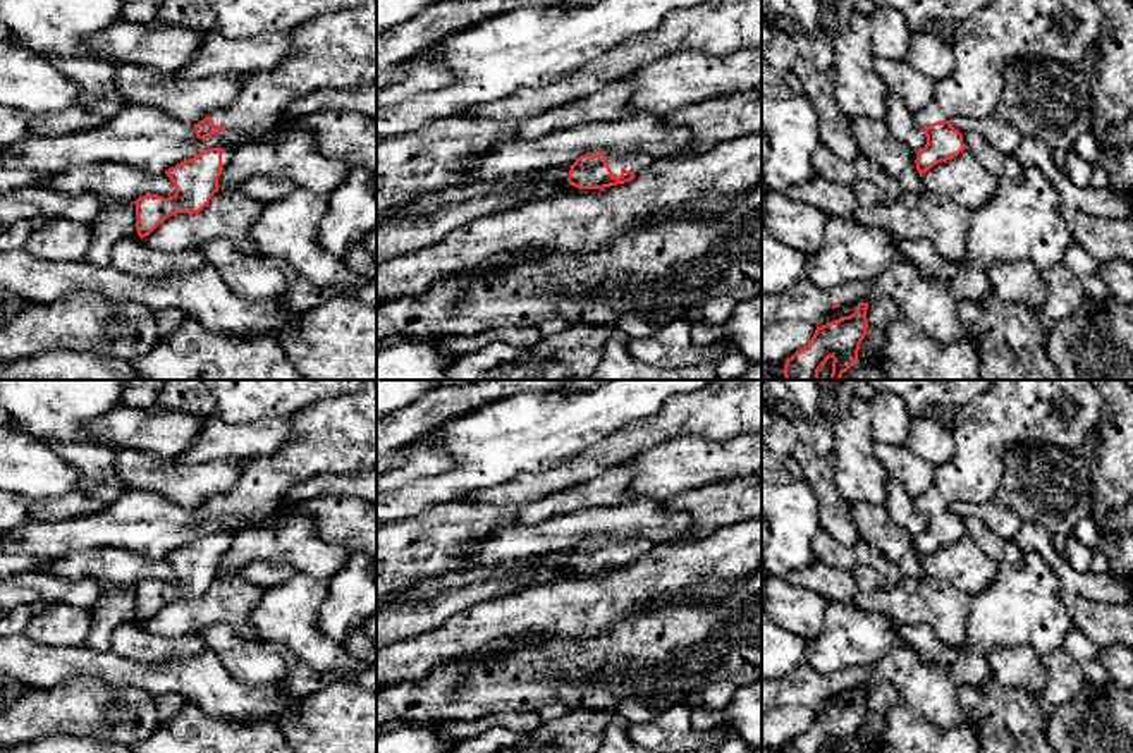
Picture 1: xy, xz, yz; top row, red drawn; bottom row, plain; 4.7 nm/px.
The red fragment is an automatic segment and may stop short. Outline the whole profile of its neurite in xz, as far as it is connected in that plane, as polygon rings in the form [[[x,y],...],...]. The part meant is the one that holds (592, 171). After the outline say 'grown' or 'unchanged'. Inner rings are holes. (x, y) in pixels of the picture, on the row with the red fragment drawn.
[[[645,153],[581,155],[569,170],[567,182],[578,189],[603,189],[633,181],[648,172],[655,156]]]; grown

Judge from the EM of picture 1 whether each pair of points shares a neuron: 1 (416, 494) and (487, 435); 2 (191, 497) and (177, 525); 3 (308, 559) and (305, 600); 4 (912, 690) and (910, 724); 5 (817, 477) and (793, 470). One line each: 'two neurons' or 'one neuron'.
1: one neuron
2: two neurons
3: two neurons
4: two neurons
5: two neurons

